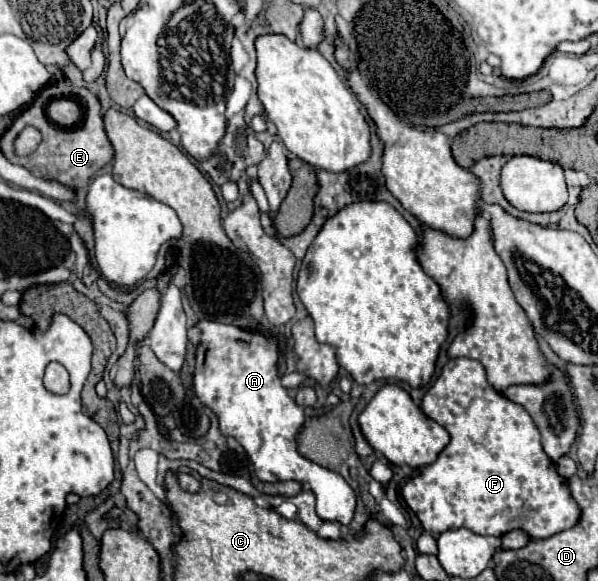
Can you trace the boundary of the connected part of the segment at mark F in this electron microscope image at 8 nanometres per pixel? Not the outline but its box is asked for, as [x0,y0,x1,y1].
[401,357,581,539]

